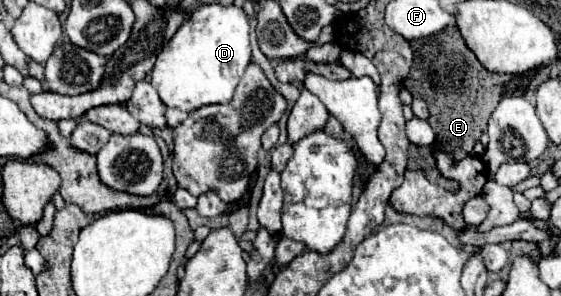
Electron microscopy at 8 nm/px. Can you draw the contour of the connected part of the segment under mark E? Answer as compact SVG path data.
M455 25L445 27L443 31L429 35L425 39L413 39L413 65L405 79L405 89L419 99L425 99L429 109L427 123L435 131L435 145L418 147L411 144L407 169L423 171L431 183L441 185L445 189L457 187L437 171L435 153L447 153L453 157L453 163L461 161L465 155L473 151L473 145L479 141L481 133L487 131L487 121L495 111L497 103L503 97L503 87L511 79L507 75L489 73L473 55L473 51L465 45L459 29Z

